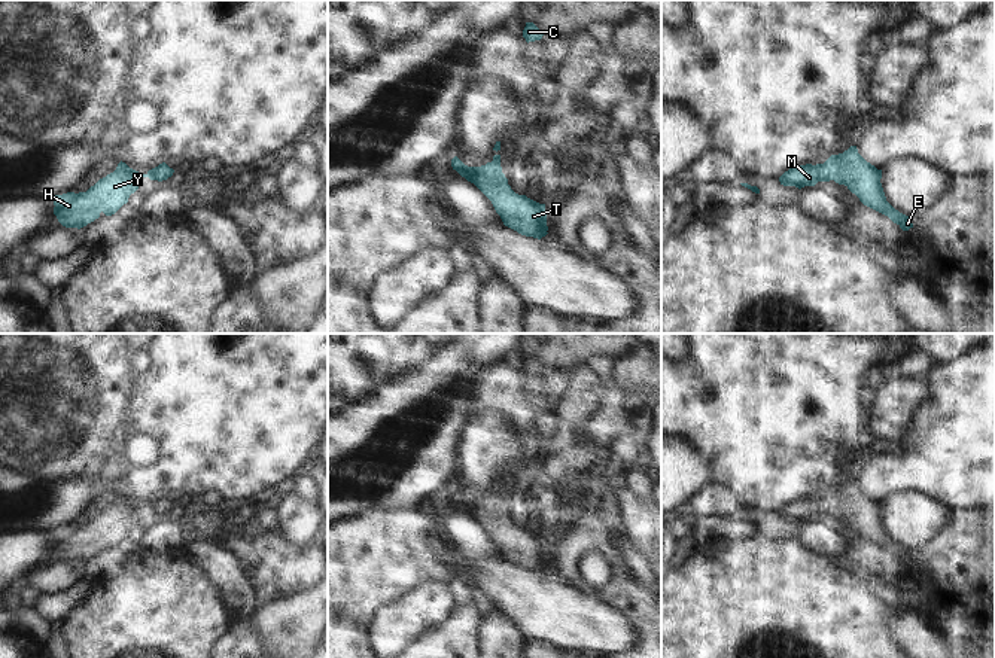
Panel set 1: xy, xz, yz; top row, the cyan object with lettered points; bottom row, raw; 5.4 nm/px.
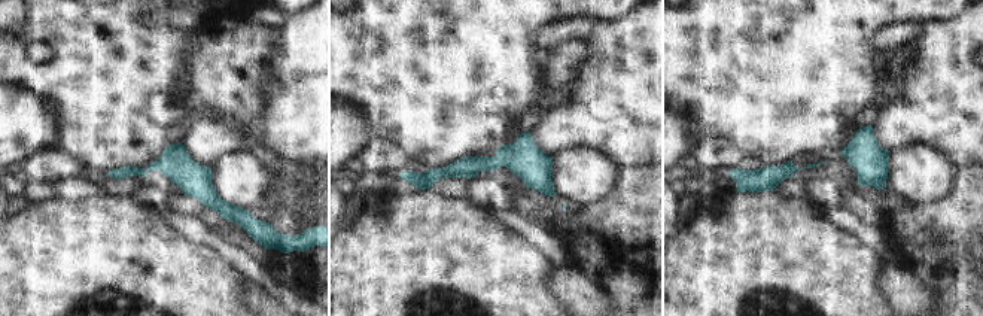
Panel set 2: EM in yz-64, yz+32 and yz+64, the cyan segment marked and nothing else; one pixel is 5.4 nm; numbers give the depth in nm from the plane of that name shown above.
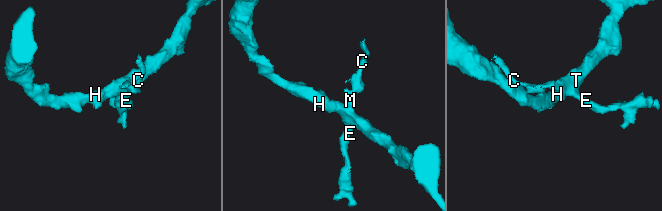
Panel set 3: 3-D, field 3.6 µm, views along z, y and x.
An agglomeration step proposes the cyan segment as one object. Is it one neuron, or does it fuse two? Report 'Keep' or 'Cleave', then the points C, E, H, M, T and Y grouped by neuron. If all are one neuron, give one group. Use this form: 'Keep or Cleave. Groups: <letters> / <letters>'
Keep. Groups: C E H M T Y.

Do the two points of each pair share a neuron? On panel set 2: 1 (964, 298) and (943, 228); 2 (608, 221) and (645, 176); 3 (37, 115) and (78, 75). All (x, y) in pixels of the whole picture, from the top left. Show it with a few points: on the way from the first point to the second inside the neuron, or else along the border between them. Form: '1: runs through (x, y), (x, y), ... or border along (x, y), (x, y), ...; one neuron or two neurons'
1: runs through (964, 280), (964, 249), (961, 246); one neuron
2: runs through (618, 210), (642, 187); one neuron
3: border along (18, 84), (39, 94), (58, 114), (61, 136); two neurons

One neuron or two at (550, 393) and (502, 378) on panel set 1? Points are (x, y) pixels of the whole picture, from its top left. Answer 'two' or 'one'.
one

